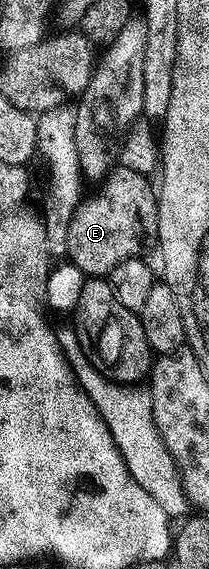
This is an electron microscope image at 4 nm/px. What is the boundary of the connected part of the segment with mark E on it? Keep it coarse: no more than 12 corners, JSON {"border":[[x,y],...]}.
{"border":[[116,165],[73,212],[66,257],[107,276],[159,236],[148,175]]}

